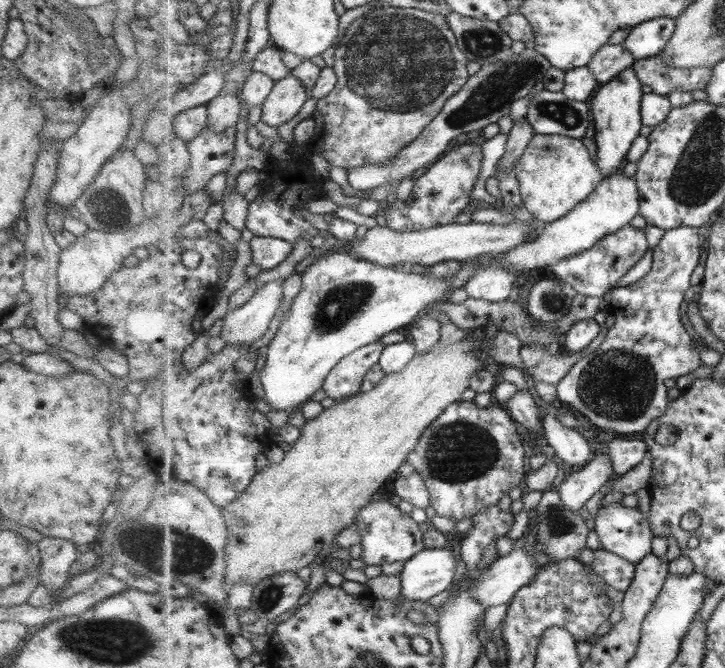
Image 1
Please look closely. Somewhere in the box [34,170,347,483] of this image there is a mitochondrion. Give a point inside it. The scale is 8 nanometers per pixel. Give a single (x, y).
(108, 204)

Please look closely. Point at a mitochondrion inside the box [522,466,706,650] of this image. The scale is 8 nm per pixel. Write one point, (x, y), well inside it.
(557, 522)

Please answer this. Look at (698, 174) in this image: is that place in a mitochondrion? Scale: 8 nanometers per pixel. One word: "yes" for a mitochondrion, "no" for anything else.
yes

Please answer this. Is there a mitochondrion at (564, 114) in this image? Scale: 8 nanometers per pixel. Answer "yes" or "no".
yes

